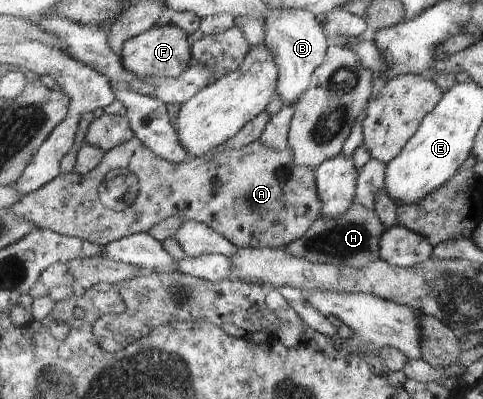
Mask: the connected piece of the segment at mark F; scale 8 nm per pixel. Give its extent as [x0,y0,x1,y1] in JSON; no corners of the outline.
[124,24,195,79]

